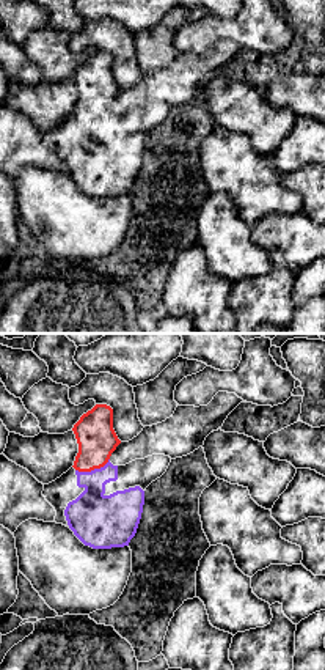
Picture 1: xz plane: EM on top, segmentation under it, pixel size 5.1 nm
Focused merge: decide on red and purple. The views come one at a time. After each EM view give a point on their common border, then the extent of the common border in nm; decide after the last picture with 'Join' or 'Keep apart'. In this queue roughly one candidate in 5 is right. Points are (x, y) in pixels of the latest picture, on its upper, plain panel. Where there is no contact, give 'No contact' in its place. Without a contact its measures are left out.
Touches red at (93, 117). Shared border 190 nm

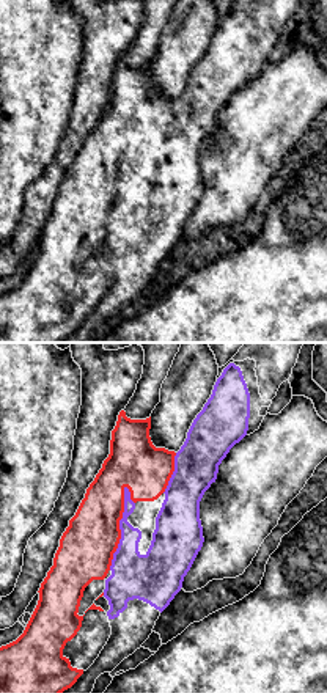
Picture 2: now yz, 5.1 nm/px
Touches red at (118, 176). Shared border 440 nm

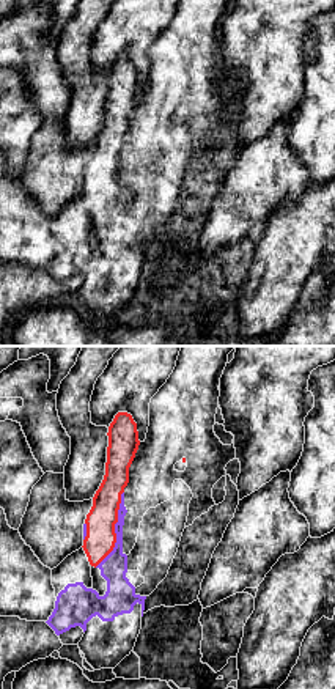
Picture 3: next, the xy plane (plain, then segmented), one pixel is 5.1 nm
Touches red at (114, 176). Shared border 420 nm

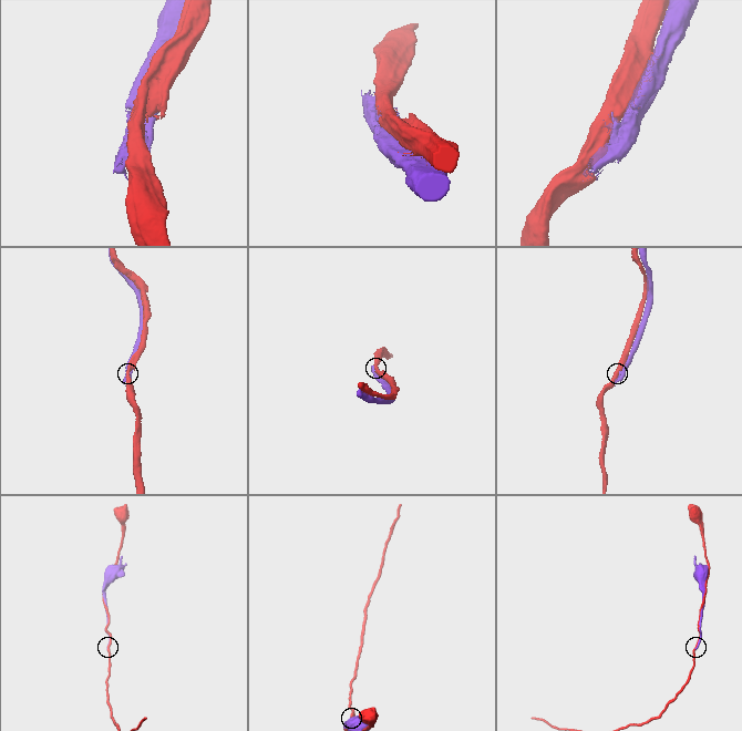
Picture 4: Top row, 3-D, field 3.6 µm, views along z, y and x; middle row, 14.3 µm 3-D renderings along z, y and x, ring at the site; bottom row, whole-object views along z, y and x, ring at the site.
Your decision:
Keep apart

